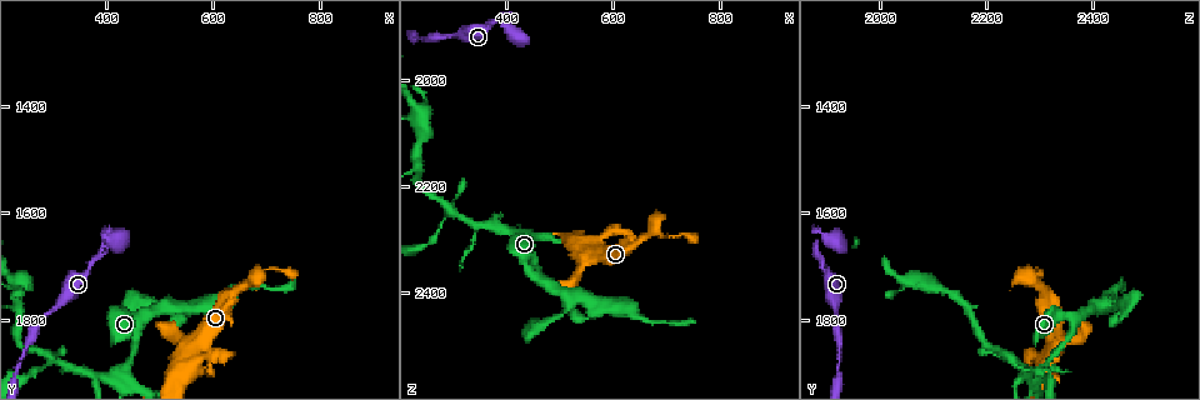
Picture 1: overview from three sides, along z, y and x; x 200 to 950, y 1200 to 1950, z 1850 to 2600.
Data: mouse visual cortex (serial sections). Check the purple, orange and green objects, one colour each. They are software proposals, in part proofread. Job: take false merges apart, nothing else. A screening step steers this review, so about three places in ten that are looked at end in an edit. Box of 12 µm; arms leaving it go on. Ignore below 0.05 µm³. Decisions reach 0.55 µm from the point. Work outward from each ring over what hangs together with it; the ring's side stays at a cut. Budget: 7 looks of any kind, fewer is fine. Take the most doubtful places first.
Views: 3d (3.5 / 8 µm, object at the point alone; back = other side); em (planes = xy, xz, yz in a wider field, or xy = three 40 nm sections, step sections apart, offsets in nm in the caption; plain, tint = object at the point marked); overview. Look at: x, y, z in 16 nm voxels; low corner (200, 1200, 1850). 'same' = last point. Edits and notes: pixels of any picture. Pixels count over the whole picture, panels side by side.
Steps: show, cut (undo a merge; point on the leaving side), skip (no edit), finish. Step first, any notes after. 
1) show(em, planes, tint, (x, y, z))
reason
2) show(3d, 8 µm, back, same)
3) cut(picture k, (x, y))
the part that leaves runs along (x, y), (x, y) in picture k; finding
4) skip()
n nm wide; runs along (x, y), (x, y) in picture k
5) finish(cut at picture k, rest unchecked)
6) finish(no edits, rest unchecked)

show(3d, 3.5 µm, (555, 1790, 2445))
abrupt turn

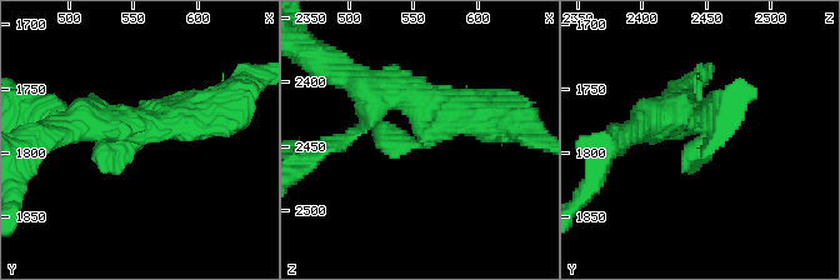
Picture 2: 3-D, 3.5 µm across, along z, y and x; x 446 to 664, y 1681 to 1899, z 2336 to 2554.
show(em, xy, step 3, tint, (556, 1790, 2448))

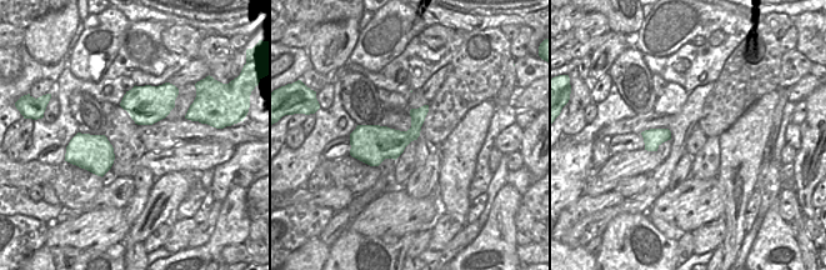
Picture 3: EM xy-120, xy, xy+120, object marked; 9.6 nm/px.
skip()
runs along (653, 124), (704, 128), (681, 170) in picture 2; all the same cell

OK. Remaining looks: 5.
show(3d, 3.5 µm, (300, 1880, 2255))
sharp bend

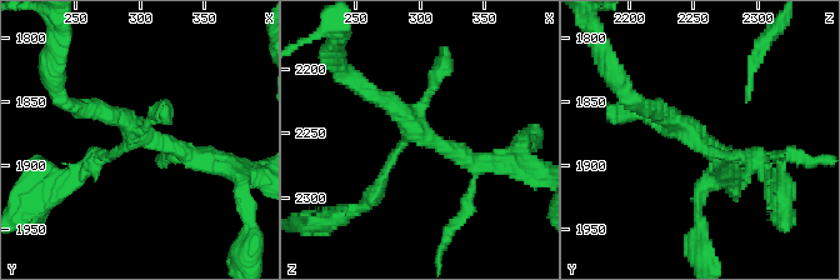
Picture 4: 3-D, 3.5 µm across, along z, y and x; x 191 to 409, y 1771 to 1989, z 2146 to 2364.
show(em, xy, step 1, plain, (300, 1878, 2252))
need the tissue

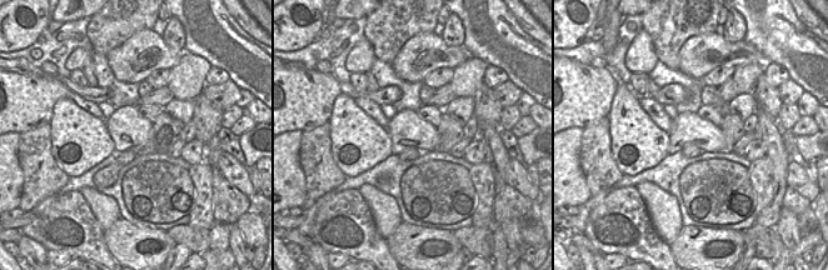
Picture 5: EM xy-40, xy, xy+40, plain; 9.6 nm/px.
show(em, xy, step 1, tint, same)
where the object lies

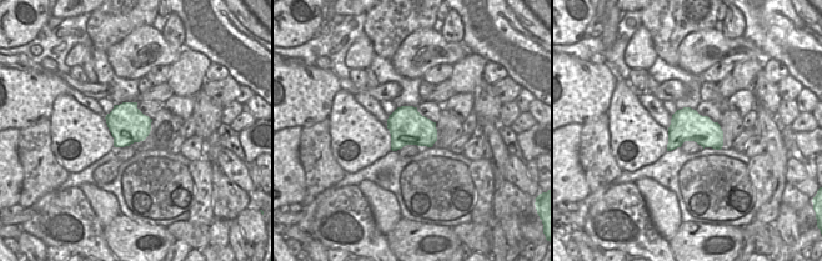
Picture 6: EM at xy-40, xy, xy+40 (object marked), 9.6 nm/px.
skip()
runs along (493, 160), (420, 135), (363, 86) in picture 4; one cell here

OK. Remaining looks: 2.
show(3d, 3.5 µm, (305, 1780, 1920))
narrows sharply

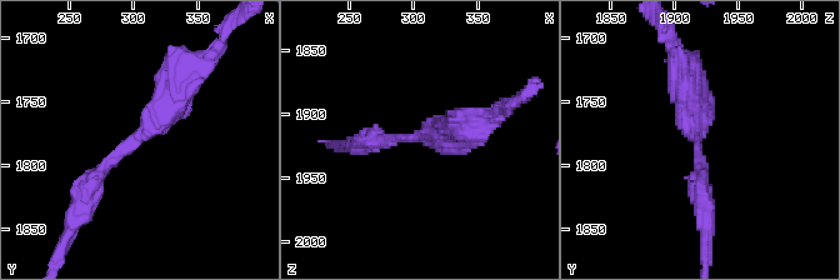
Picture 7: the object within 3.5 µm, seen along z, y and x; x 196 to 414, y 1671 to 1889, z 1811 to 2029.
show(em, planes, tint, (302, 1784, 1918))
arms of 250, 400 nm; shape alone is not enough

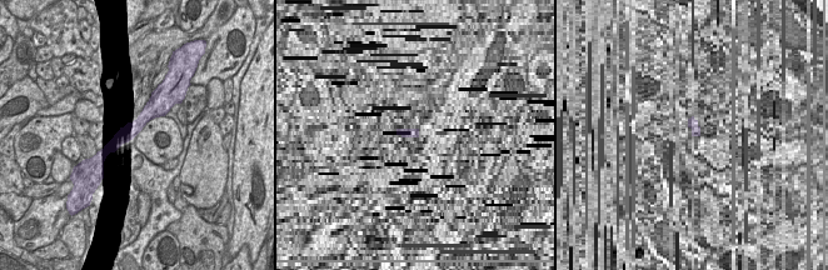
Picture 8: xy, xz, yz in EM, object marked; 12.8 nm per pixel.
skip()
runs along (188, 83), (95, 175), (80, 205) in picture 7; one cell here

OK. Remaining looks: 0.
finish(no edits, rest unchecked)

